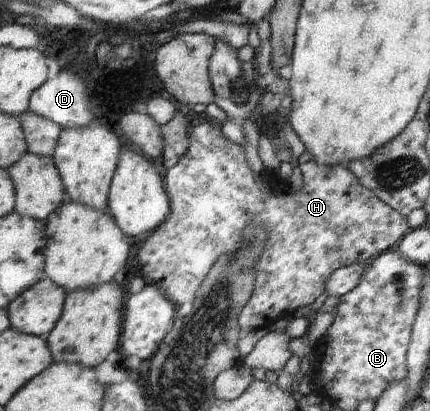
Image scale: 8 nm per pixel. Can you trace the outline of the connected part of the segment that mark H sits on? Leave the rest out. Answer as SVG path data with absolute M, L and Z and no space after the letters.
M220 123L199 124L192 129L189 138L188 154L179 158L165 174L172 212L168 220L144 241L140 250L140 264L148 281L162 286L176 306L182 306L186 302L193 303L214 264L222 256L232 256L238 252L246 226L249 226L250 222L258 222L260 226L264 226L268 230L268 242L254 272L253 296L241 314L242 336L252 330L270 328L274 322L288 319L300 308L312 306L324 294L326 282L338 269L356 262L369 262L385 252L395 250L394 244L406 234L404 215L398 214L394 207L378 198L378 195L364 186L358 176L345 165L322 166L305 150L299 160L303 175L303 187L300 192L294 192L289 188L289 184L287 187L276 180L270 181L277 172L268 170L263 172L268 179L264 184L266 188L270 188L264 190L254 178L254 170L248 164L244 146L226 140Z

